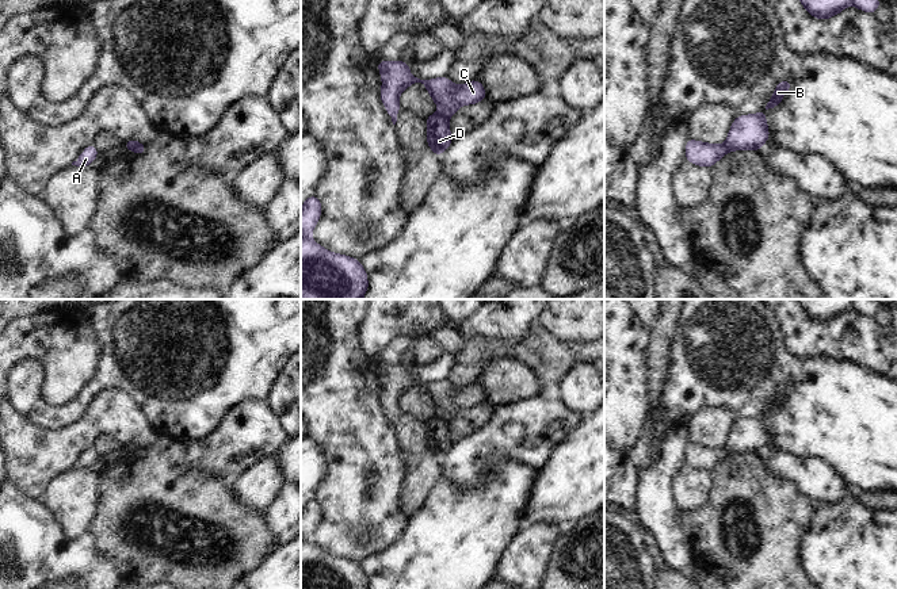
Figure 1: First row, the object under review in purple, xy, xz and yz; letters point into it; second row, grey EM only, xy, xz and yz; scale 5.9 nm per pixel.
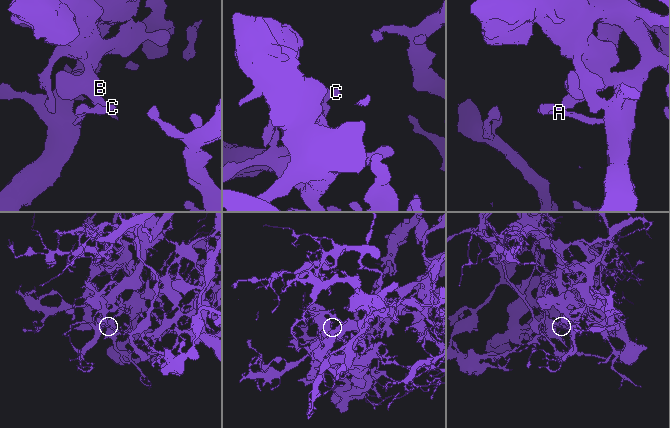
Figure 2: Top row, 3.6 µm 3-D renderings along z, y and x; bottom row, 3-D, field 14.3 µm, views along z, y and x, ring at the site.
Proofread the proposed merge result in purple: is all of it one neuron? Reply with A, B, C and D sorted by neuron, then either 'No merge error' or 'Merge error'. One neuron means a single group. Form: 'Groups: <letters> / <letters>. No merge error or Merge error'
Groups: A C / B D. Merge error.

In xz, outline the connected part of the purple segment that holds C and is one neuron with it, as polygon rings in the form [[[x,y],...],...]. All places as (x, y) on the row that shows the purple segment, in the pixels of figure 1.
[[[402,61],[377,62],[378,72],[382,73],[379,99],[386,106],[386,112],[392,118],[393,125],[397,122],[400,110],[398,96],[413,83],[421,83],[430,91],[432,100],[440,108],[440,112],[436,115],[444,119],[448,119],[463,104],[476,104],[486,99],[486,92],[477,79],[457,87],[448,77],[420,80],[408,73],[409,64]]]

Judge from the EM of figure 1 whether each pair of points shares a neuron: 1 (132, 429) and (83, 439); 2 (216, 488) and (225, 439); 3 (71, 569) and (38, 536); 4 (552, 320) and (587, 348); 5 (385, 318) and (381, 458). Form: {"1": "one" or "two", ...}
{"1": "one", "2": "two", "3": "one", "4": "two", "5": "two"}

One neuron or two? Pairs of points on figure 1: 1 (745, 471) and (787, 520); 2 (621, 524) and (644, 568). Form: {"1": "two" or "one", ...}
{"1": "one", "2": "one"}

